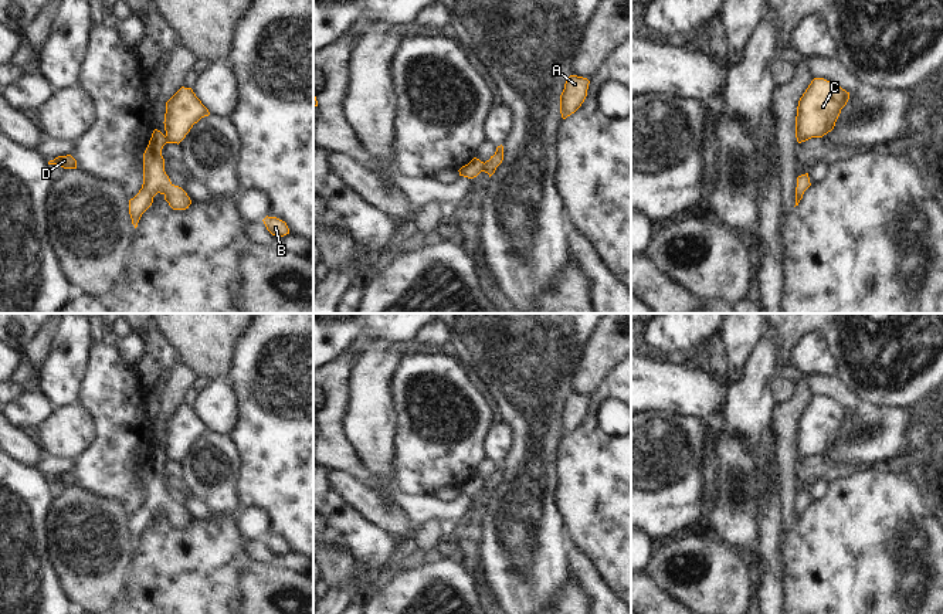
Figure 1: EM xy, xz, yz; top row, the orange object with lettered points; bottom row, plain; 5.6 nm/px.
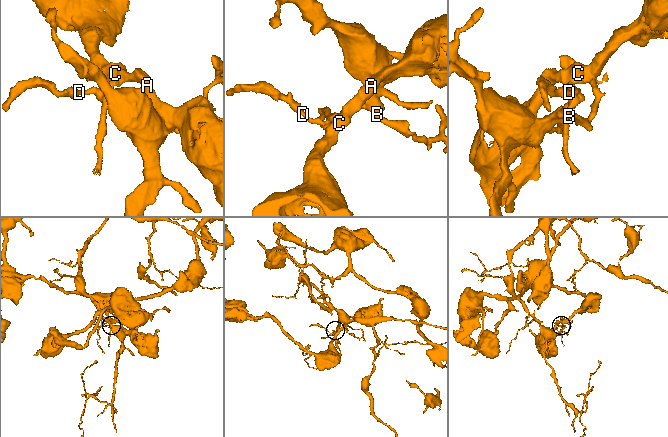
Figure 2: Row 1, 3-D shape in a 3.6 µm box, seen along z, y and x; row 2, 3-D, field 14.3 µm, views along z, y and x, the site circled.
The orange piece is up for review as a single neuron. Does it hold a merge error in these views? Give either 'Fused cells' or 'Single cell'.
Fused cells

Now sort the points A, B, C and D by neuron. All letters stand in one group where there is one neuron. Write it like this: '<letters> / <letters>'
A C / B D

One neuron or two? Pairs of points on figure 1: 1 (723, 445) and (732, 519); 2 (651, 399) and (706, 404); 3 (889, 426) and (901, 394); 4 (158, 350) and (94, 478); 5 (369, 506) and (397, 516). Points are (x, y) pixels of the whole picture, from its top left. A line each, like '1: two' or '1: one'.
1: one
2: one
3: two
4: two
5: one

